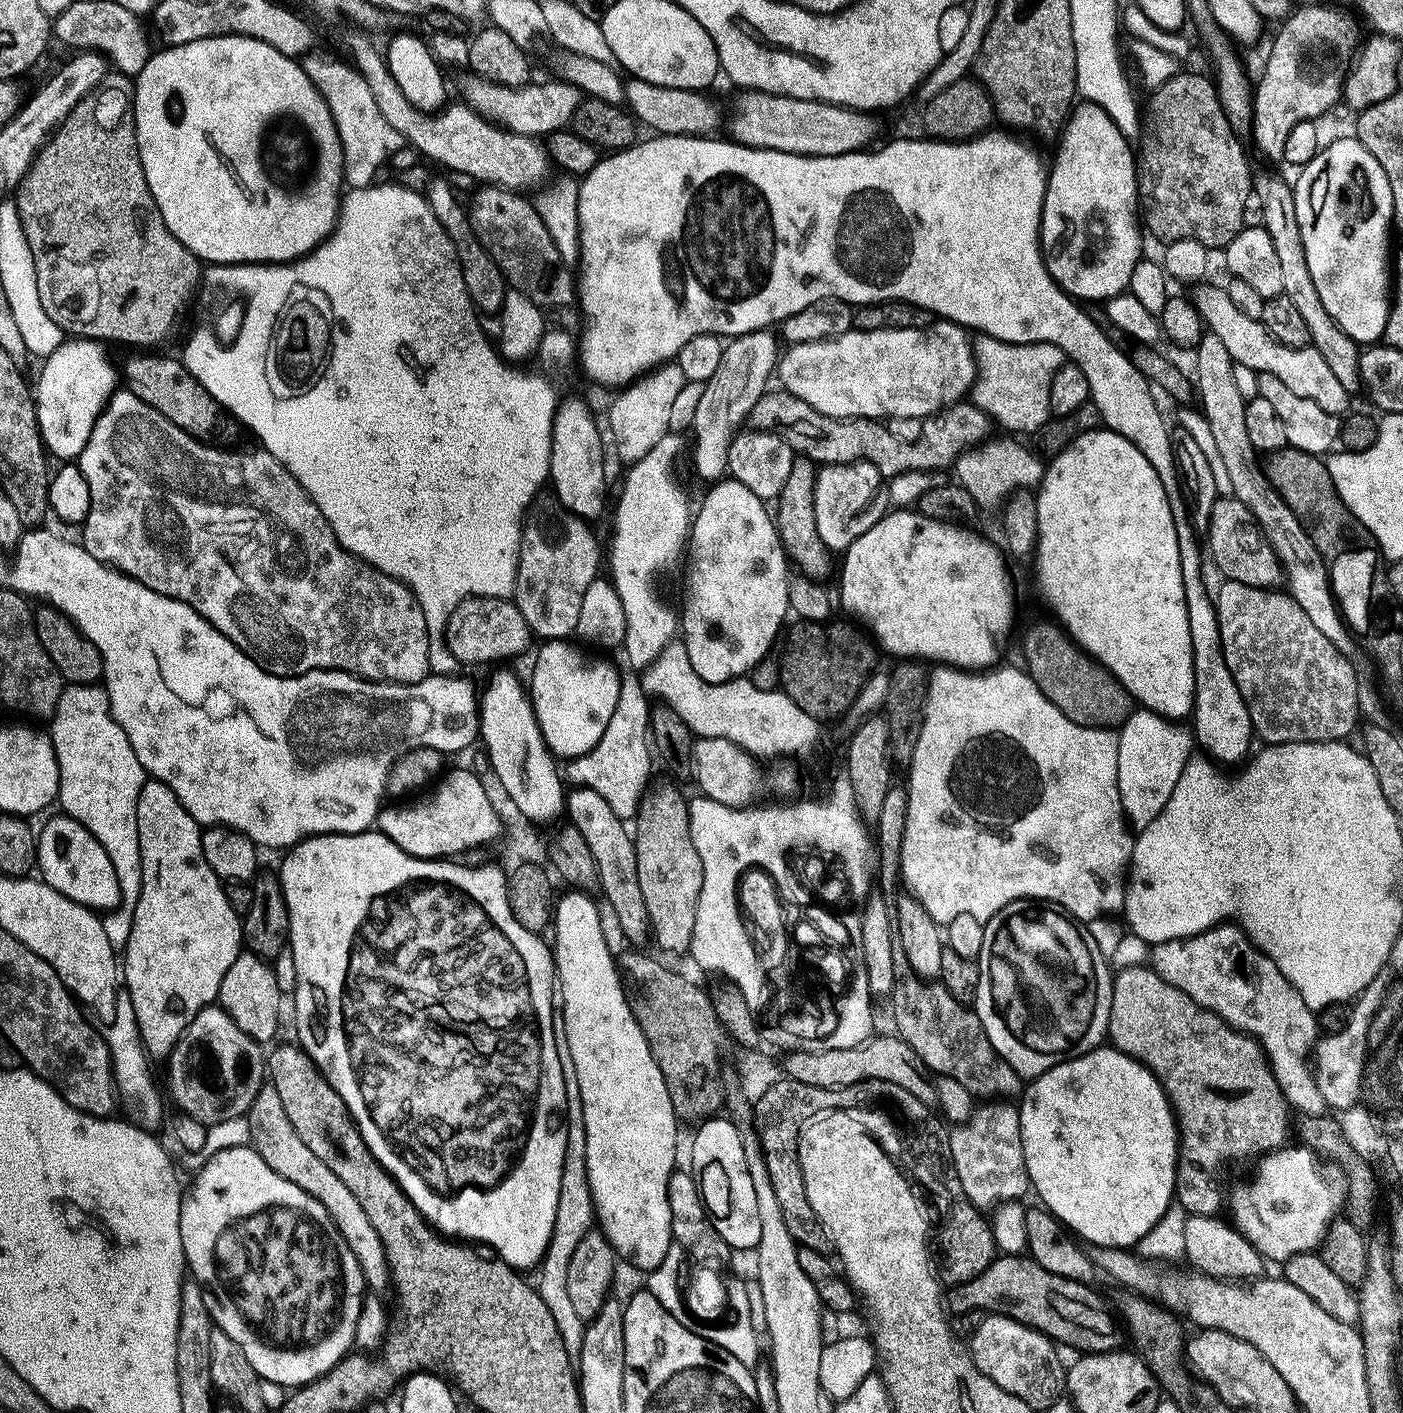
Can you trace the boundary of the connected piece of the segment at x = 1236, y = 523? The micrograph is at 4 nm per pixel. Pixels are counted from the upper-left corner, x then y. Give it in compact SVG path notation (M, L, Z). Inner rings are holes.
M1235 498L1217 500L1210 514L1210 522L1206 525L1206 532L1208 532L1206 548L1210 553L1211 563L1212 560L1216 563L1216 568L1224 575L1225 581L1233 580L1242 582L1242 586L1269 590L1279 589L1285 583L1284 568L1272 549L1270 541L1261 532L1254 514L1242 502Z

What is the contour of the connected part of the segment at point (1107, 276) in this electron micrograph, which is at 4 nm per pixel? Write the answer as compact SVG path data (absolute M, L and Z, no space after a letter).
M1087 102L1081 103L1069 115L1063 136L1064 141L1060 144L1056 165L1051 165L1050 168L1048 193L1044 199L1044 220L1040 224L1044 261L1056 285L1073 300L1107 302L1115 296L1125 295L1131 289L1134 270L1145 255L1138 156L1137 153L1136 156L1132 153L1132 148L1128 145L1131 144L1129 137L1122 134L1110 115Z

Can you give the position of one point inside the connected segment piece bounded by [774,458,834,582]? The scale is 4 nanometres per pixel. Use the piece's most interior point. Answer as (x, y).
(798, 528)

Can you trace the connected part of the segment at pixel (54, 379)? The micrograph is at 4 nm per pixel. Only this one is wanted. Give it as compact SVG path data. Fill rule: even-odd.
M69 339L43 361L40 381L35 381L36 413L44 447L60 462L79 461L98 418L118 391L118 368L112 365L104 348L107 347L99 340Z

